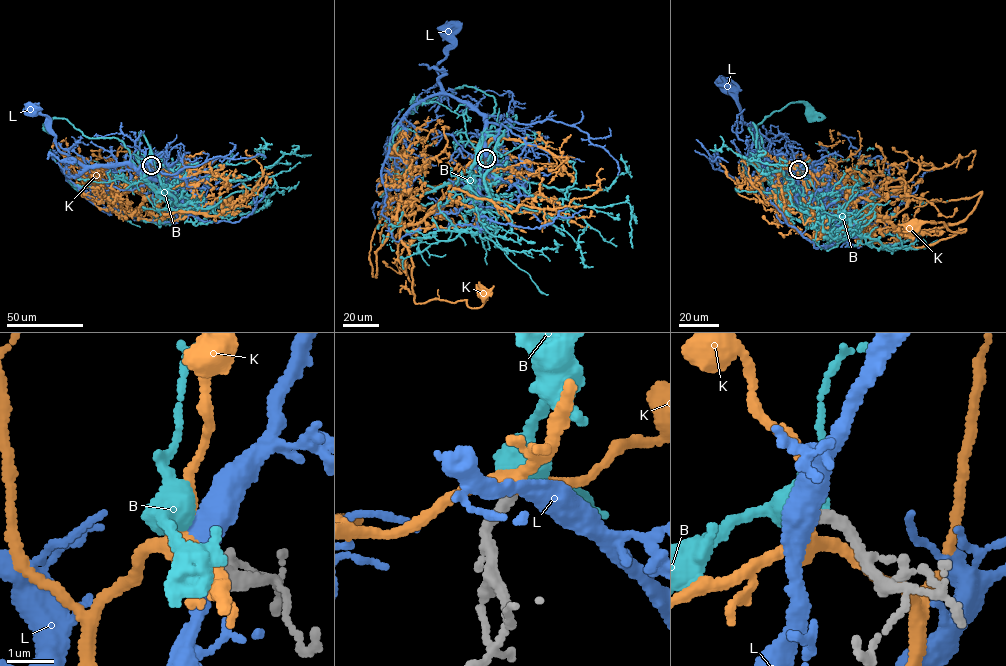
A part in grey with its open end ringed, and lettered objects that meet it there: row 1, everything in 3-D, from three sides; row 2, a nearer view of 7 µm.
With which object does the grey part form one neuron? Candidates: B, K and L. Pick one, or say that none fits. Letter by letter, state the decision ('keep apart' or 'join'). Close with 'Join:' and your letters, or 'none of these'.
B: keep apart
K: keep apart
L: join
Join: L

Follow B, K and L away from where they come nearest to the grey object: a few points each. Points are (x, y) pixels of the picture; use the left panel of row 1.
B: (150, 165), (147, 181), (153, 181), (154, 189), (115, 137), (86, 137), (64, 118), (53, 118), (49, 128)
K: (151, 165), (135, 213), (154, 222), (165, 219), (175, 205), (231, 198), (228, 205)
L: (151, 165), (152, 179), (127, 164), (83, 165), (58, 149), (49, 119), (33, 110)

